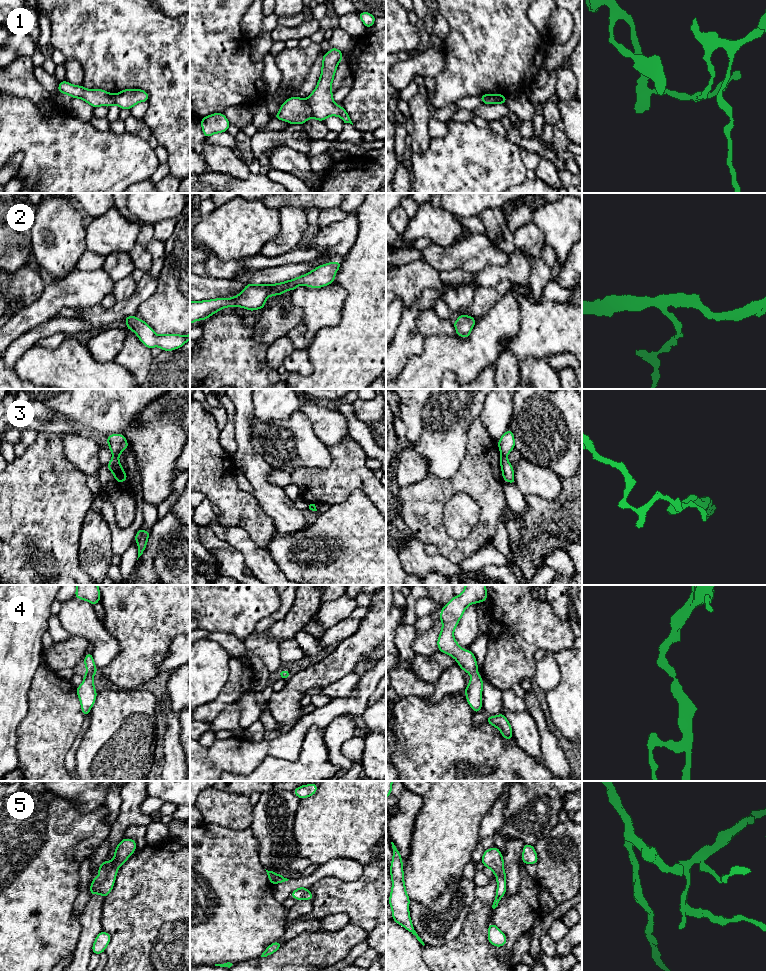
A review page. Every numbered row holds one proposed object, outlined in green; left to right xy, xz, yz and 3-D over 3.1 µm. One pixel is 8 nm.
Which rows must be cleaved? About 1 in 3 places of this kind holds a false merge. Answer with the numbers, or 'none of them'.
1, 3

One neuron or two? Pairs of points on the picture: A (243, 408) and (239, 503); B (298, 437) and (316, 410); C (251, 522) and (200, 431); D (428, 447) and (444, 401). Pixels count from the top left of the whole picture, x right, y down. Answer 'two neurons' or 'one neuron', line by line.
A: two neurons
B: two neurons
C: one neuron
D: one neuron

